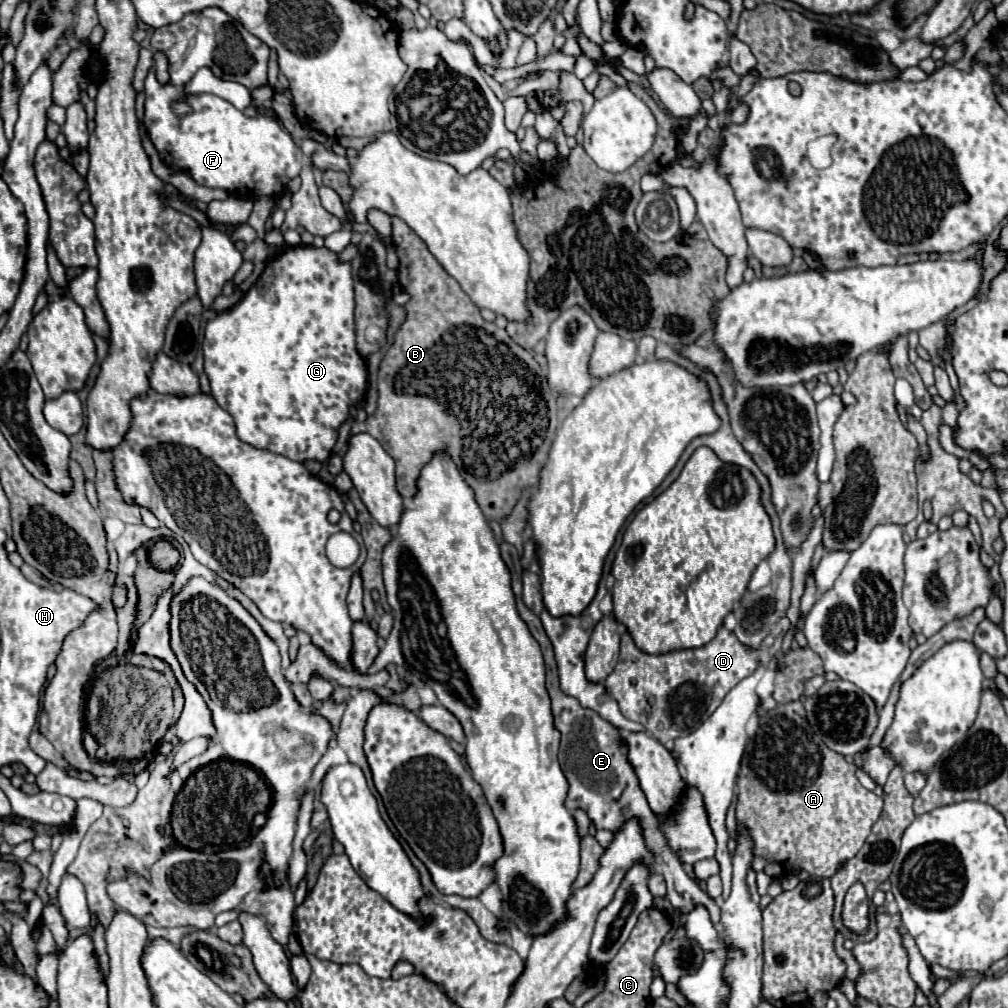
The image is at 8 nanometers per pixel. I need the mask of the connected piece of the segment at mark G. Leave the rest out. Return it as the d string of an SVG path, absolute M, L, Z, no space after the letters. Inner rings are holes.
M296 246L282 252L278 258L270 260L266 264L266 270L258 278L258 282L244 294L244 298L230 310L220 312L214 320L208 322L204 332L204 372L210 378L210 386L214 384L214 398L224 408L236 424L238 438L242 442L248 442L256 448L270 450L274 454L286 456L296 462L304 460L318 460L324 462L330 458L330 452L338 438L340 424L348 418L350 404L358 404L366 392L366 362L356 350L354 344L354 290L352 290L352 276L350 276L350 264L338 262L336 254L328 248L312 248L312 246Z

